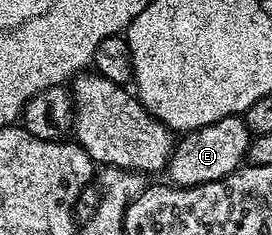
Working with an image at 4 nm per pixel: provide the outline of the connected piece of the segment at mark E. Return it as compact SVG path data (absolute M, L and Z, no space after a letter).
M234 116L215 120L215 124L207 124L198 130L190 130L184 135L185 138L176 143L173 148L173 155L169 157L167 167L168 181L174 186L198 186L208 182L223 182L227 175L234 174L241 169L249 153L249 143L251 141L251 131L249 125L245 123L244 117Z

